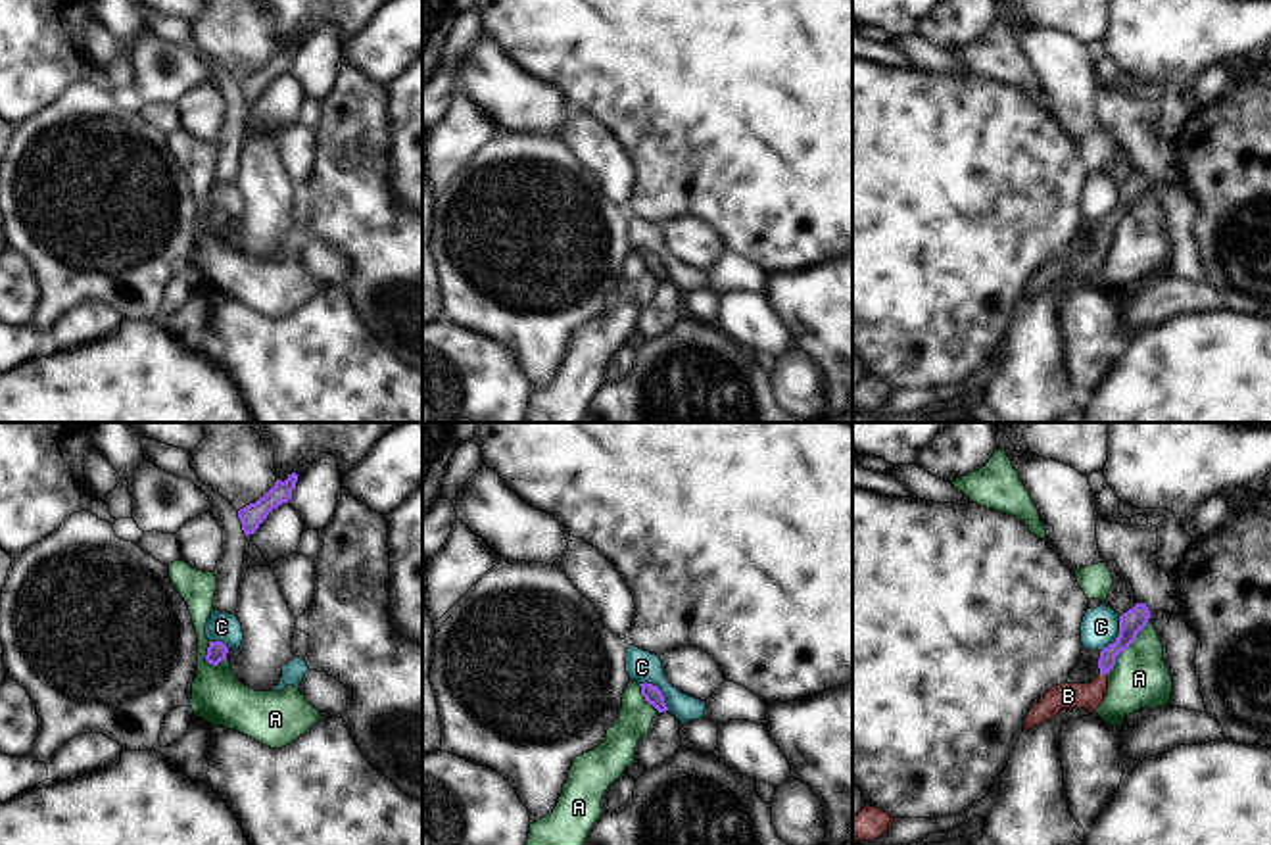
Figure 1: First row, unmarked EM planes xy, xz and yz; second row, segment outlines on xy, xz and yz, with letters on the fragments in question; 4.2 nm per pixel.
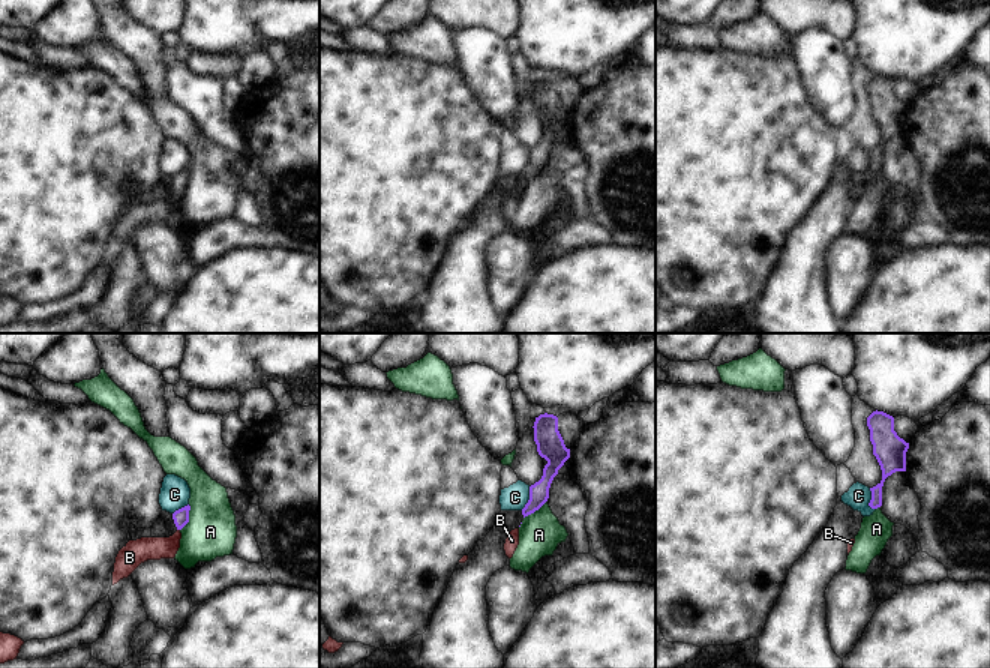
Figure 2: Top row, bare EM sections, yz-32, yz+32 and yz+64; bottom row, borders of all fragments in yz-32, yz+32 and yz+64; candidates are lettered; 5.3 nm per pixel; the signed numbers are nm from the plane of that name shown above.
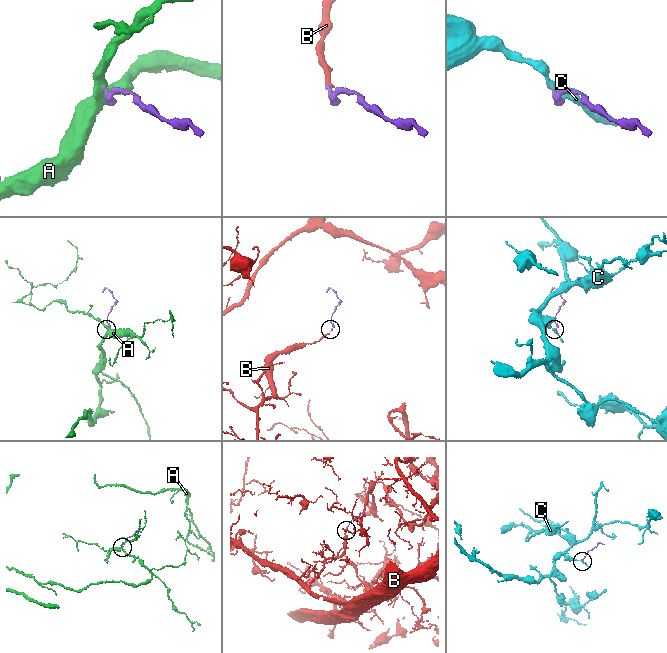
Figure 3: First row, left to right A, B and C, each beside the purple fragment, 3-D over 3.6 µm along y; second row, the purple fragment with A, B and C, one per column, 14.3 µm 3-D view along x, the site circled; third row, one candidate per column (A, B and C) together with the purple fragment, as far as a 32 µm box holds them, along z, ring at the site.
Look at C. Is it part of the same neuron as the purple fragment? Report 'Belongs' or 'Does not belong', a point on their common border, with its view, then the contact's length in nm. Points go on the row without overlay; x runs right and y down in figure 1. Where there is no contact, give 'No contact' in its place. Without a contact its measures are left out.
Does not belong. Touches purple at xz (659, 260). Shared border 170 nm.

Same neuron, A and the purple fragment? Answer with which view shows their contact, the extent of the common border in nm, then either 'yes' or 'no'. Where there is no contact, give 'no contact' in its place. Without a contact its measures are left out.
meets purple in yz; contact 320 nm long; no

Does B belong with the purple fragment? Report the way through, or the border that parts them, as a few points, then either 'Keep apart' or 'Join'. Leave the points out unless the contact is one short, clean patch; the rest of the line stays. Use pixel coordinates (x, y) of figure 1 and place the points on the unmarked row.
Path across: yz (1133, 191), (1104, 242), (1085, 265), (1068, 265). Join.

